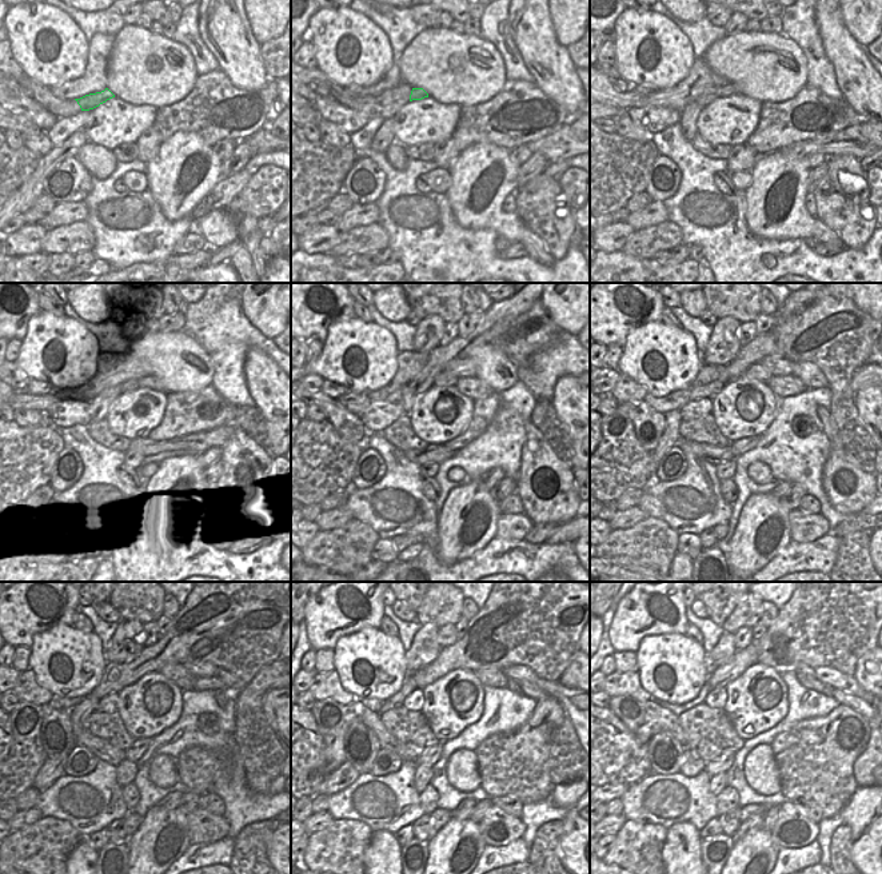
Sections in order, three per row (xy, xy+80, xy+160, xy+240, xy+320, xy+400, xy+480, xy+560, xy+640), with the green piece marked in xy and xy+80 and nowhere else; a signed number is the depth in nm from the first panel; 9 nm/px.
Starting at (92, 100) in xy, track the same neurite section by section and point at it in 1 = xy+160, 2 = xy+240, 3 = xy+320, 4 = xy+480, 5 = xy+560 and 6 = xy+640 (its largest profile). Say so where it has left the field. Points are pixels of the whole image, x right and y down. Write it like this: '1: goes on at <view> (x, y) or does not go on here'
1: goes on at xy+160 (729, 90)
2: goes on at xy+240 (148, 382)
3: goes on at xy+320 (473, 387)
4: goes on at xy+480 (202, 683)
5: goes on at xy+560 (530, 689)
6: goes on at xy+640 (857, 703)

